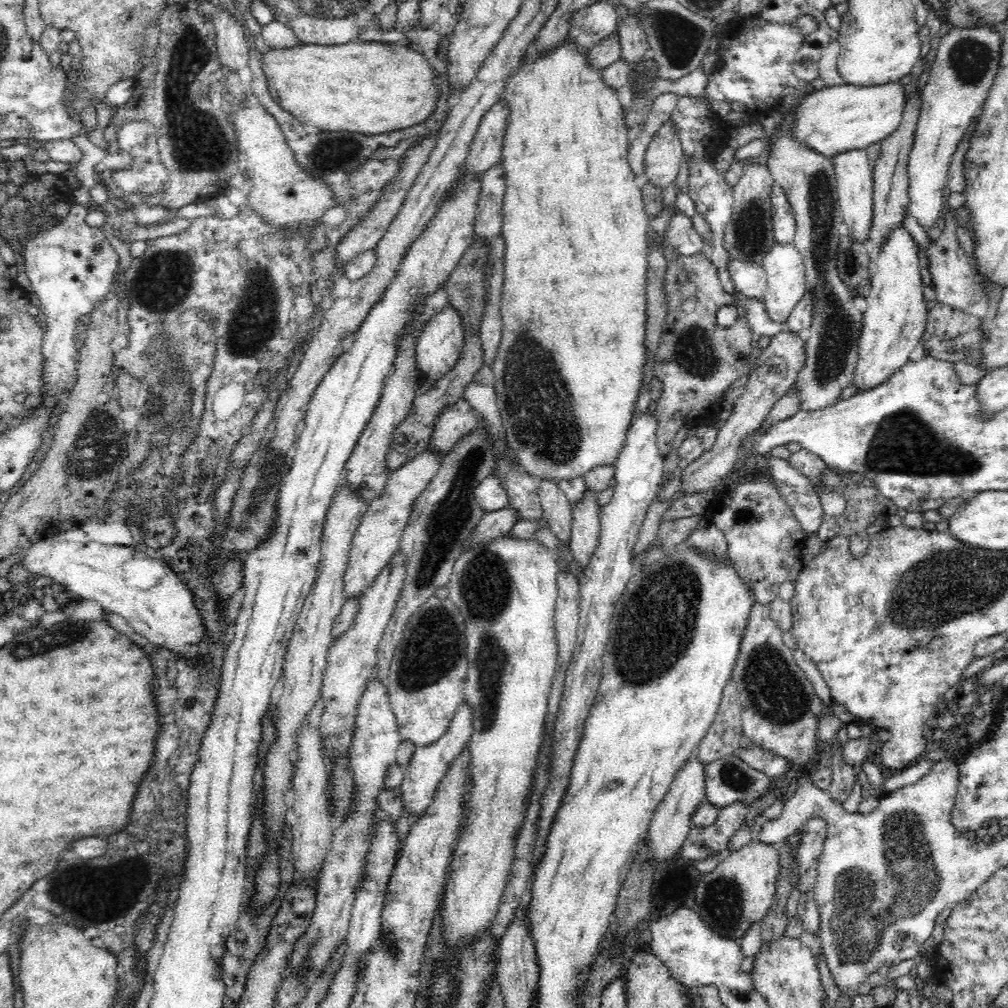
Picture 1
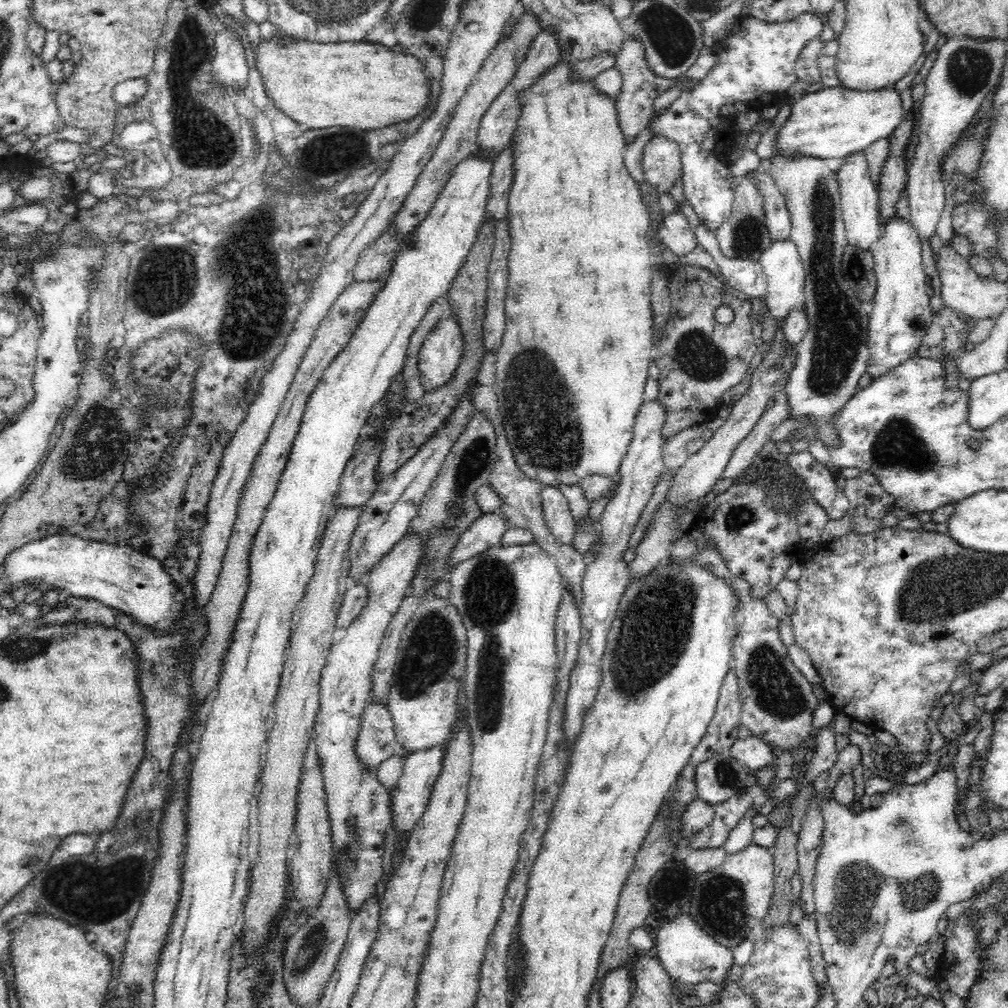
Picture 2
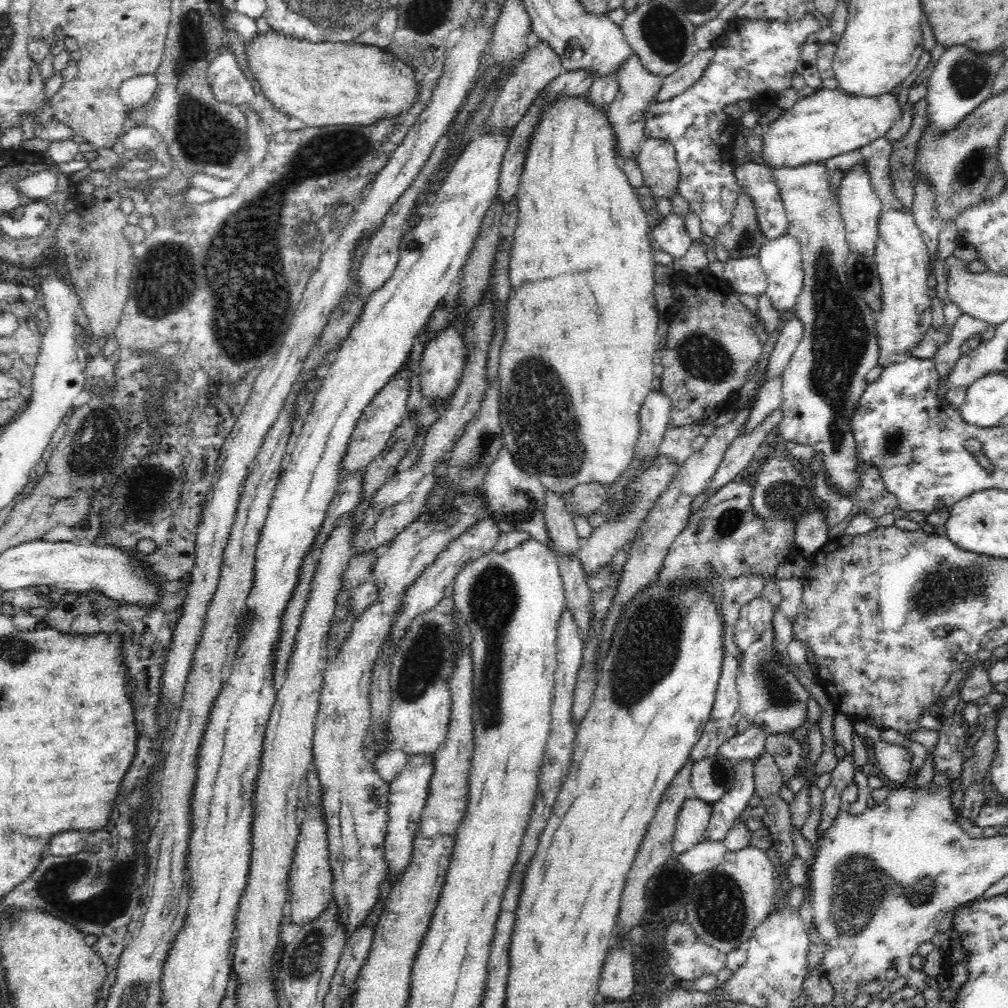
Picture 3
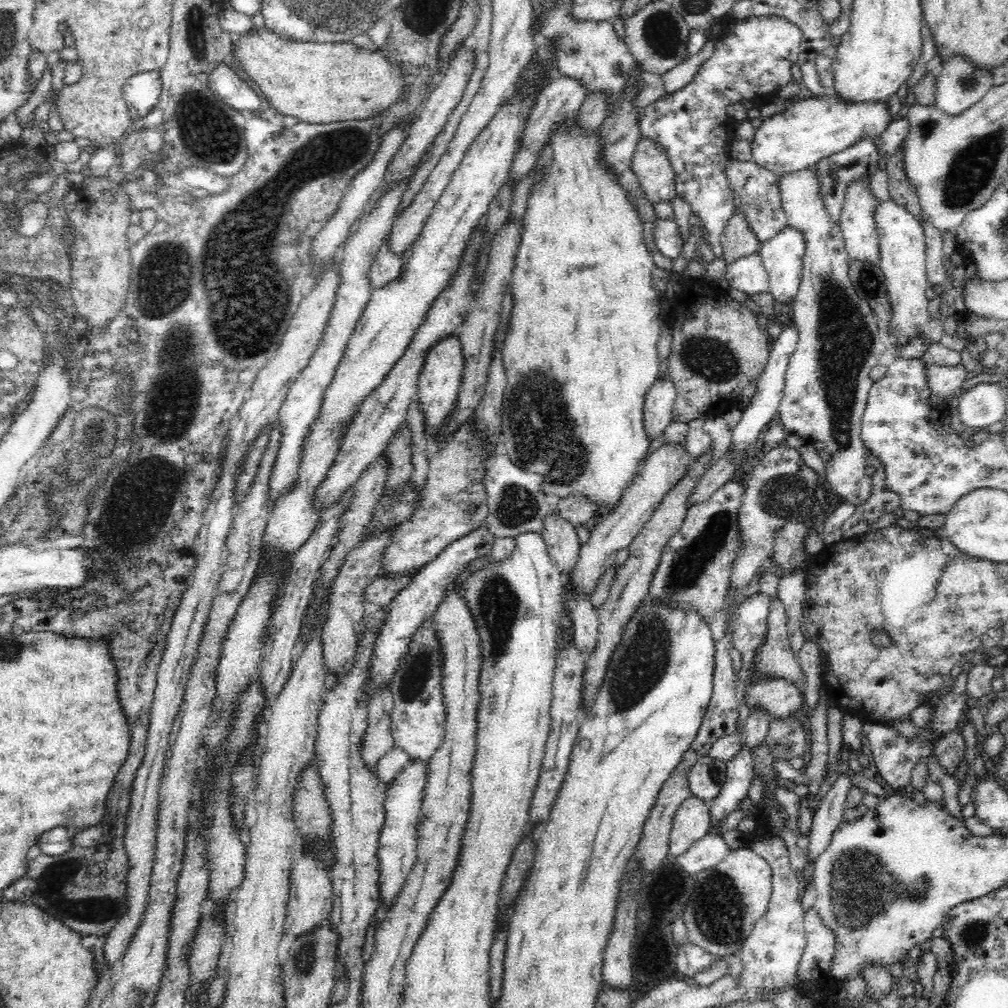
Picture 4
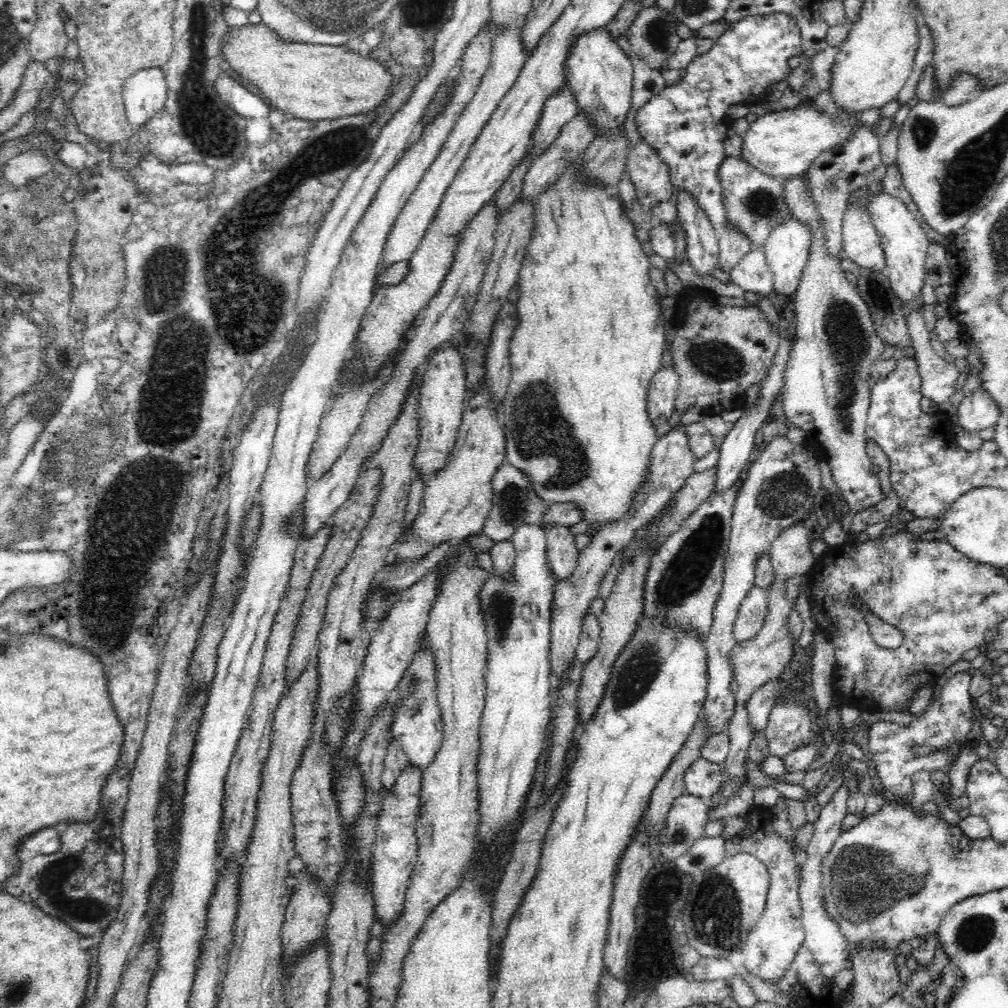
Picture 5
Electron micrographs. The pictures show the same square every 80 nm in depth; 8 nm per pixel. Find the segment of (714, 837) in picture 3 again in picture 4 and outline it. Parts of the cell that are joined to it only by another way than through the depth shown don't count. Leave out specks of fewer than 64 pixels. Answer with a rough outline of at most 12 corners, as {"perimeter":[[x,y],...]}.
{"perimeter":[[744,746],[725,763],[726,784],[709,804],[712,826],[738,810],[755,776]]}

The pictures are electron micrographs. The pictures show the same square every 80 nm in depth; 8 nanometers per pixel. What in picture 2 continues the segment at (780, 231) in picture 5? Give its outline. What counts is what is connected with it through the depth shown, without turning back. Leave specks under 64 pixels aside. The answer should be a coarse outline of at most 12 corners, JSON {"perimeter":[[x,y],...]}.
{"perimeter":[[792,239],[760,255],[767,308],[778,321],[804,302],[805,268]]}

